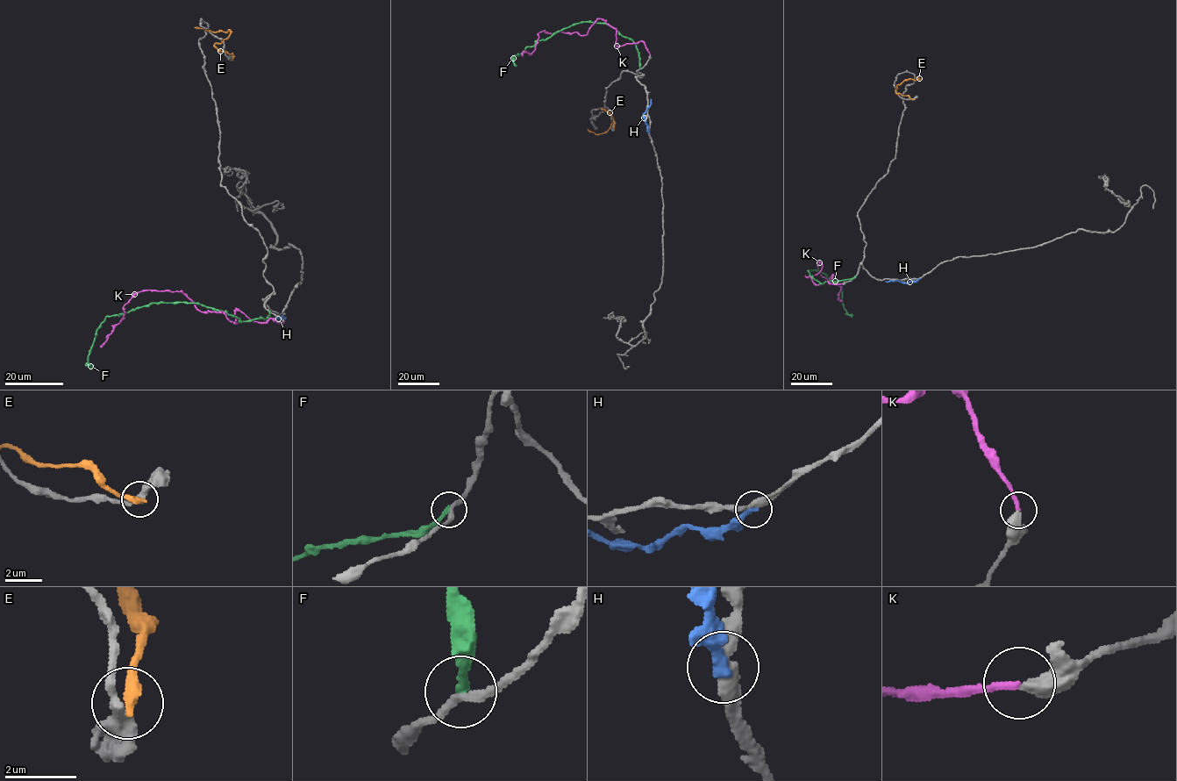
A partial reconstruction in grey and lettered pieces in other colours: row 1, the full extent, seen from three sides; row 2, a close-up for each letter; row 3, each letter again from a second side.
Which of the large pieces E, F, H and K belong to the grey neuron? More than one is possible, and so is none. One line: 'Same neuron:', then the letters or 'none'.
Same neuron: K

